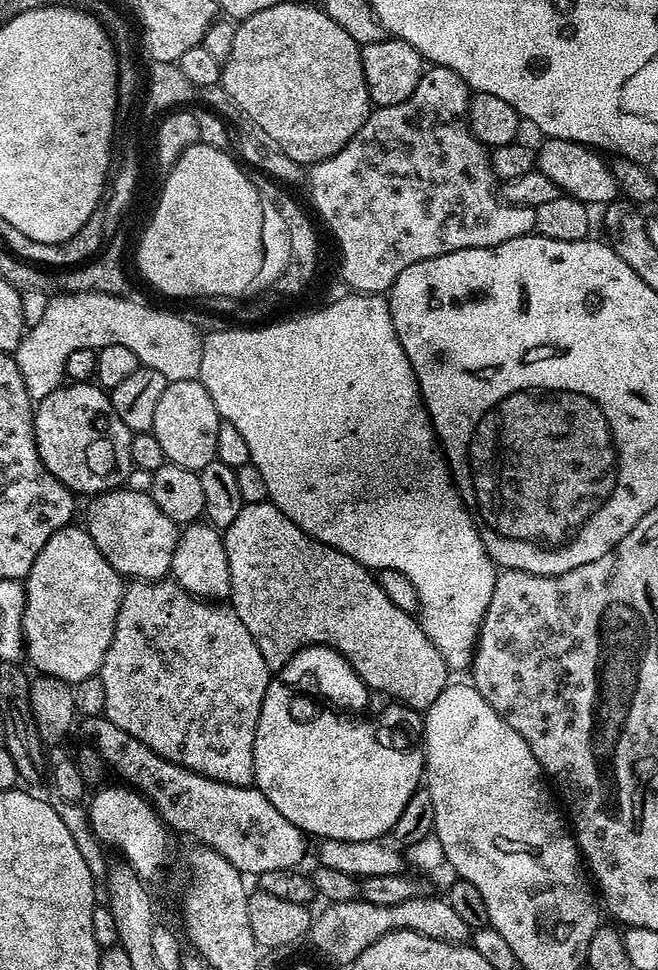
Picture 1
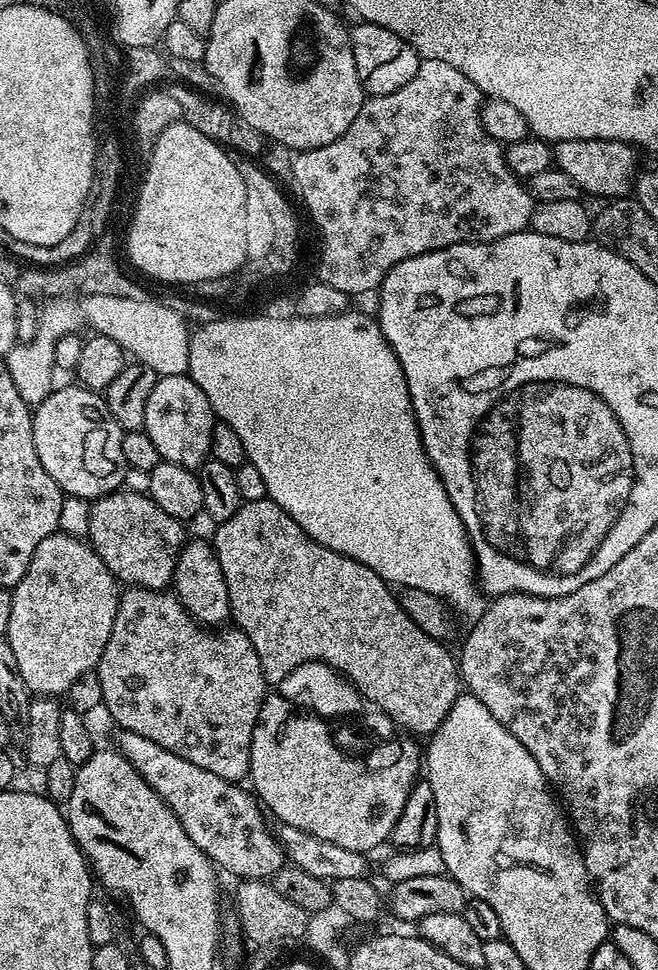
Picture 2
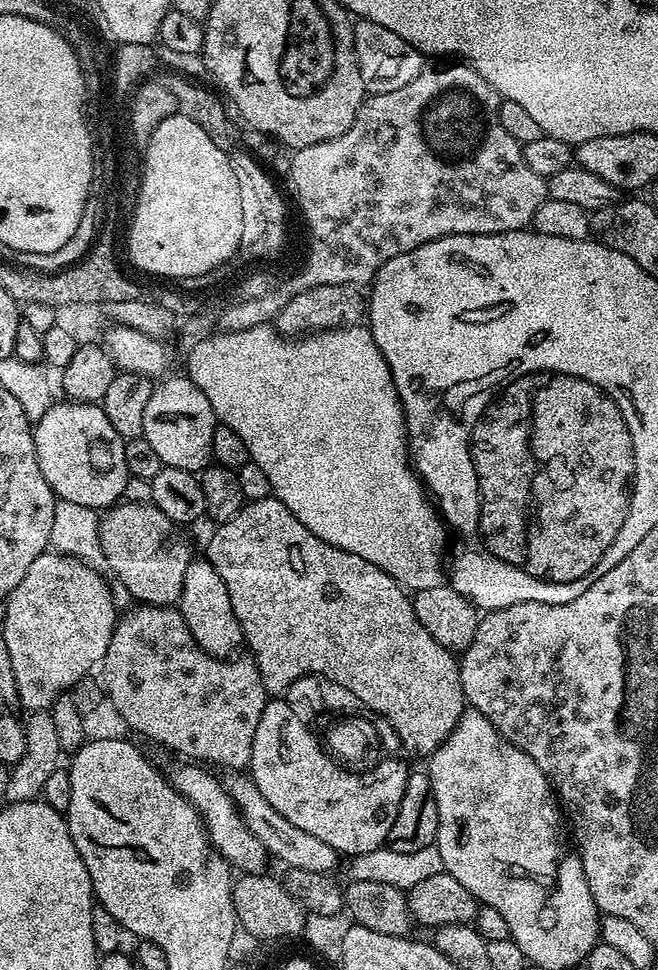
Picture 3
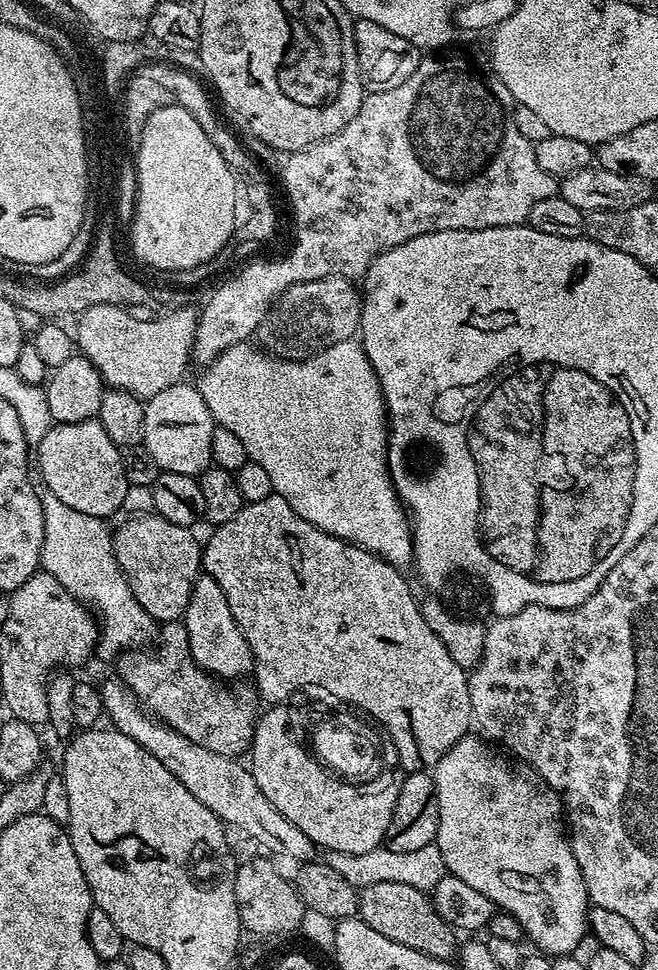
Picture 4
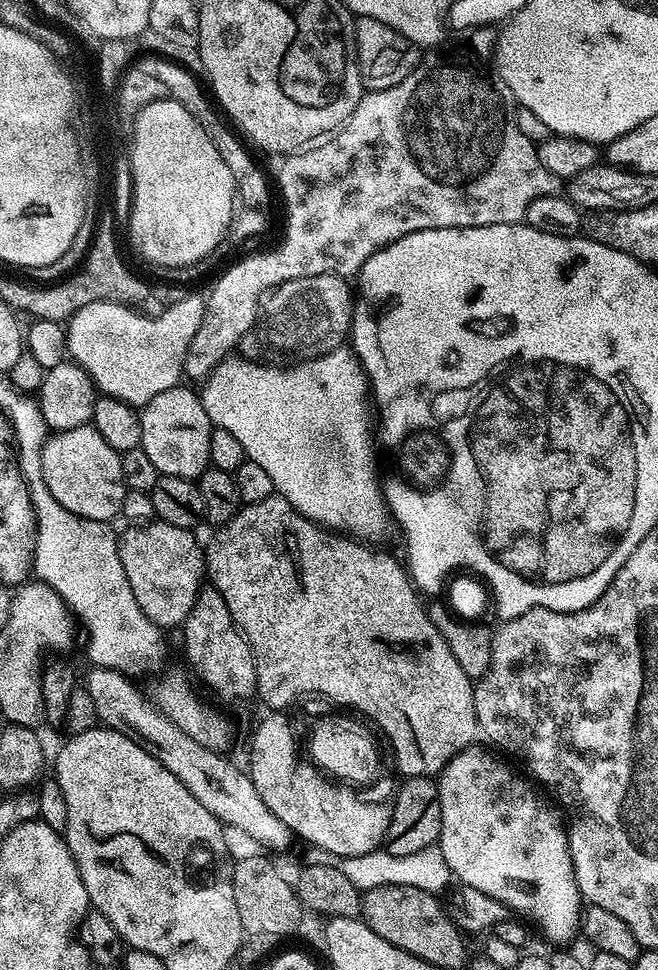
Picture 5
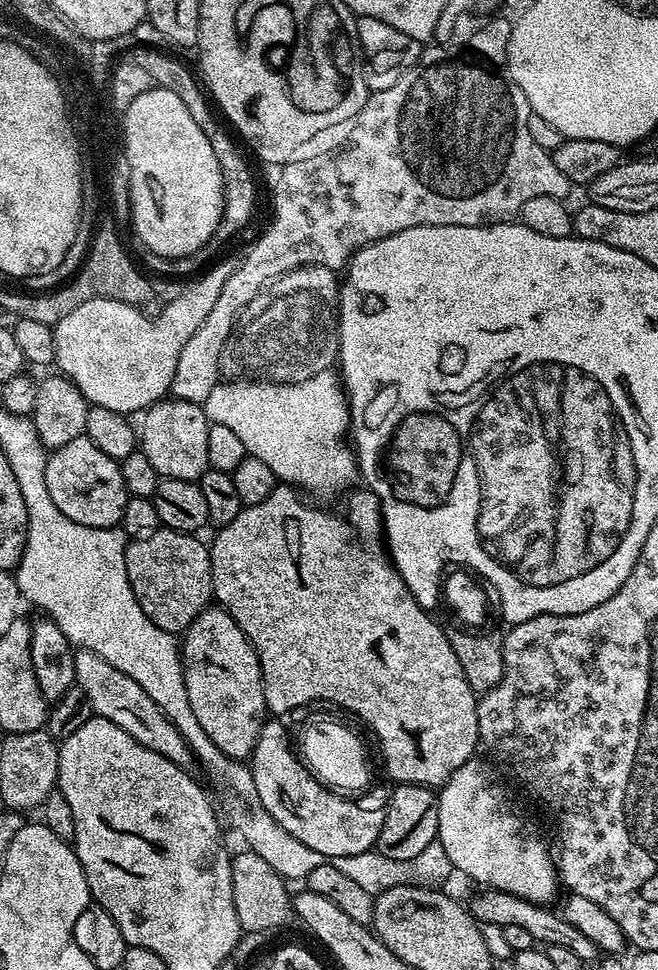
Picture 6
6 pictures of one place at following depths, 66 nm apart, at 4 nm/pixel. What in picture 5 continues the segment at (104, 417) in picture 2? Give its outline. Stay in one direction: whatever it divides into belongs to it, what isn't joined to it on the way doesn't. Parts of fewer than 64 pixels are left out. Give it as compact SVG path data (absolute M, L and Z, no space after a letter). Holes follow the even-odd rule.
M91 423L49 435L42 450L42 478L46 486L50 486L50 494L54 494L66 510L82 518L112 522L115 516L121 515L126 489L120 453Z

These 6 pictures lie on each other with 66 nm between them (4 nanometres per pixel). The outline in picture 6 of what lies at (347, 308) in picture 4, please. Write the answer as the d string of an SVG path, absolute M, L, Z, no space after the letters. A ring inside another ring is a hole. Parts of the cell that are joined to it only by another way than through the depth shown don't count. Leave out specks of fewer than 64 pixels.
M302 266L272 280L240 312L236 327L222 350L220 366L228 378L259 378L273 384L297 384L329 371L340 355L340 285L337 273L326 266Z

